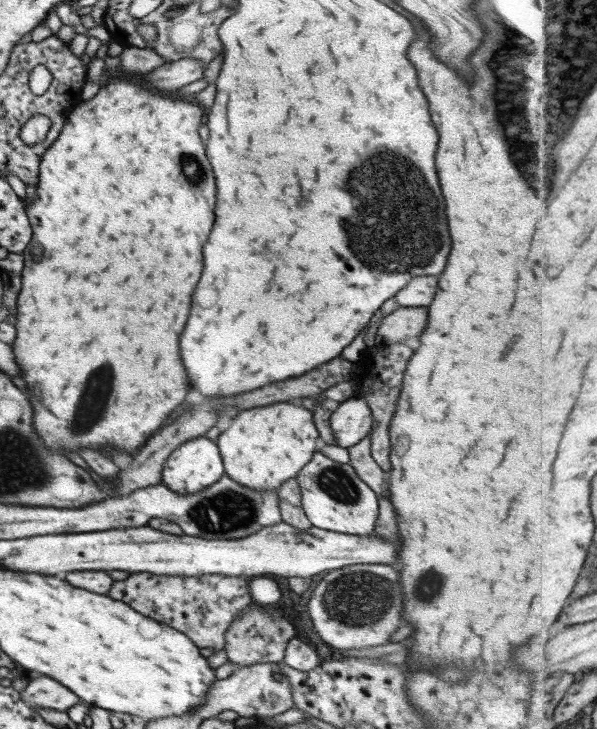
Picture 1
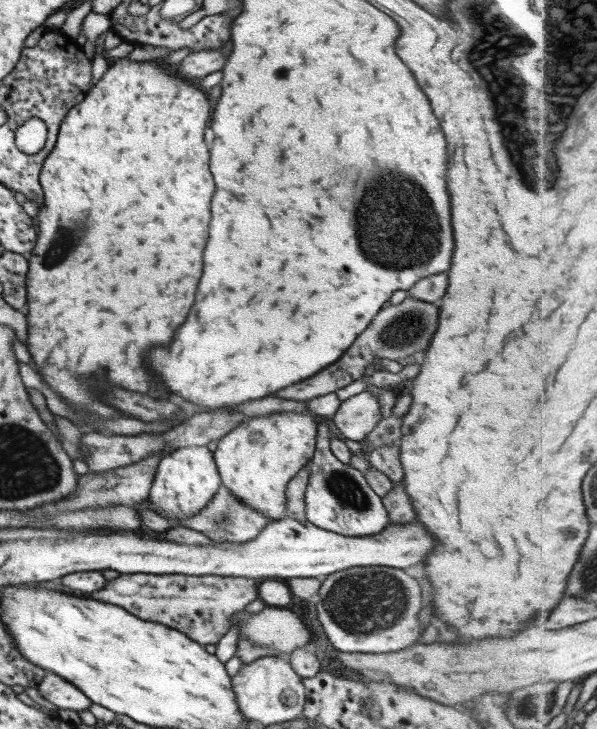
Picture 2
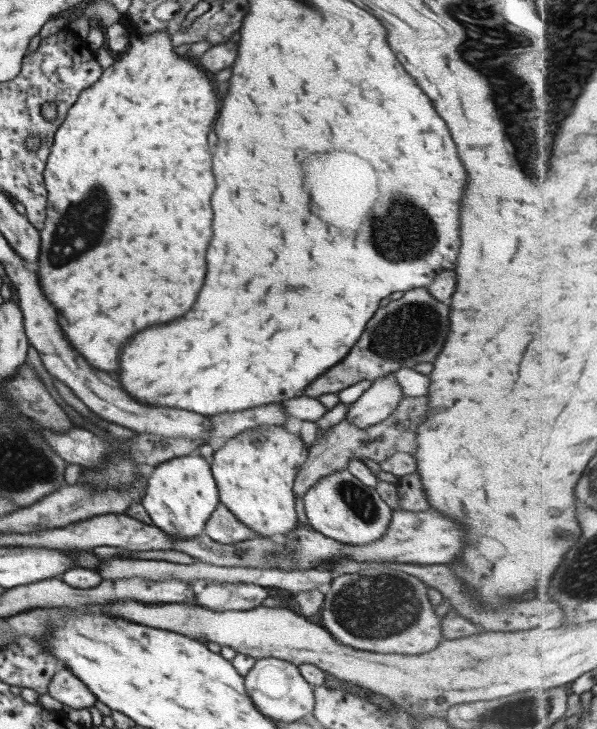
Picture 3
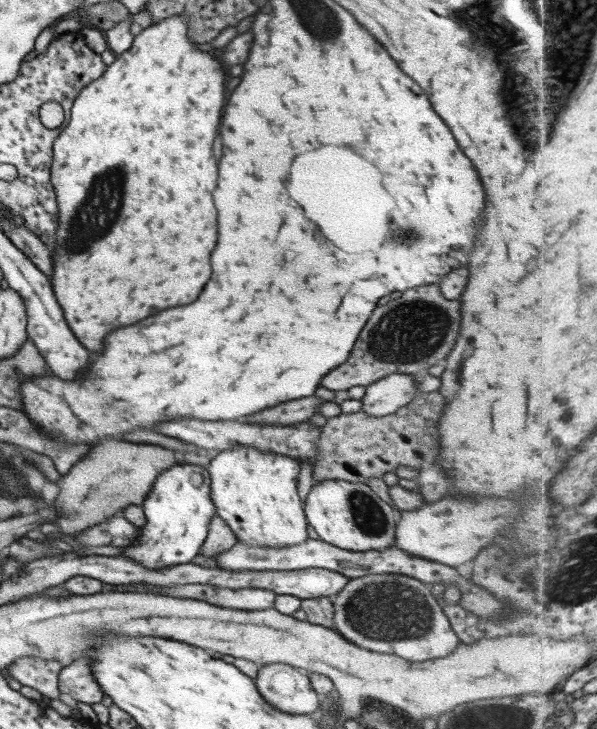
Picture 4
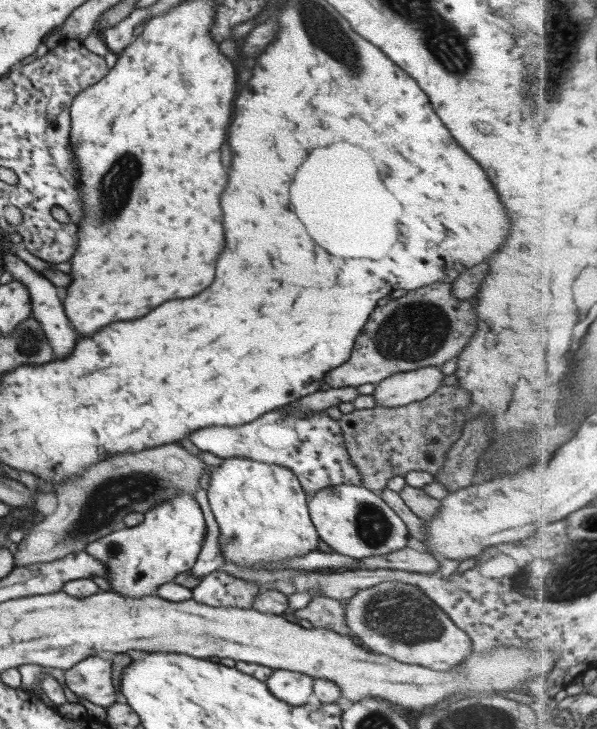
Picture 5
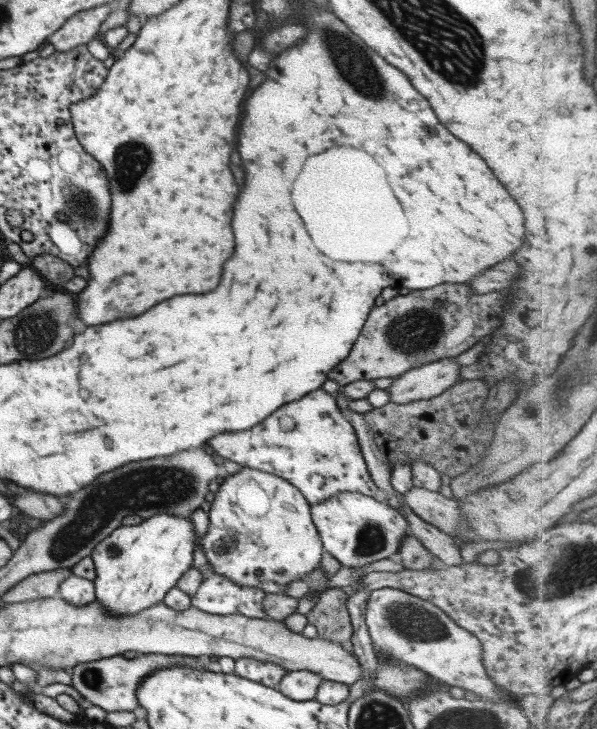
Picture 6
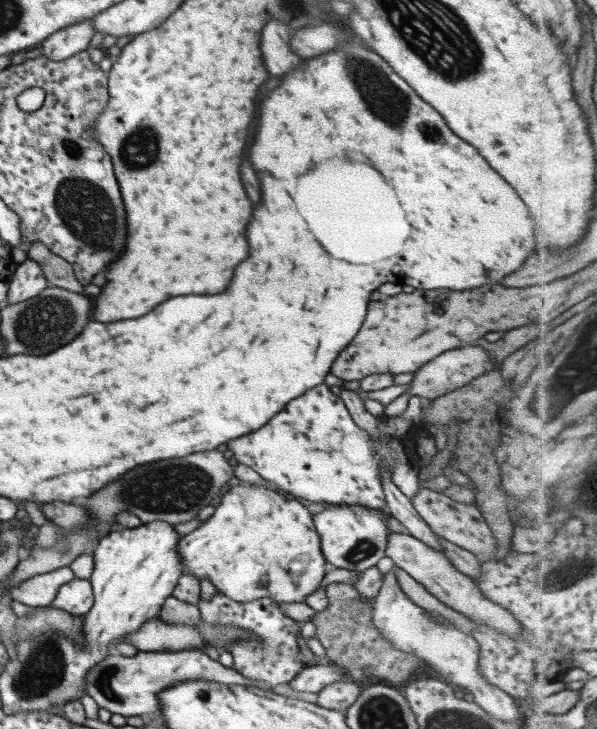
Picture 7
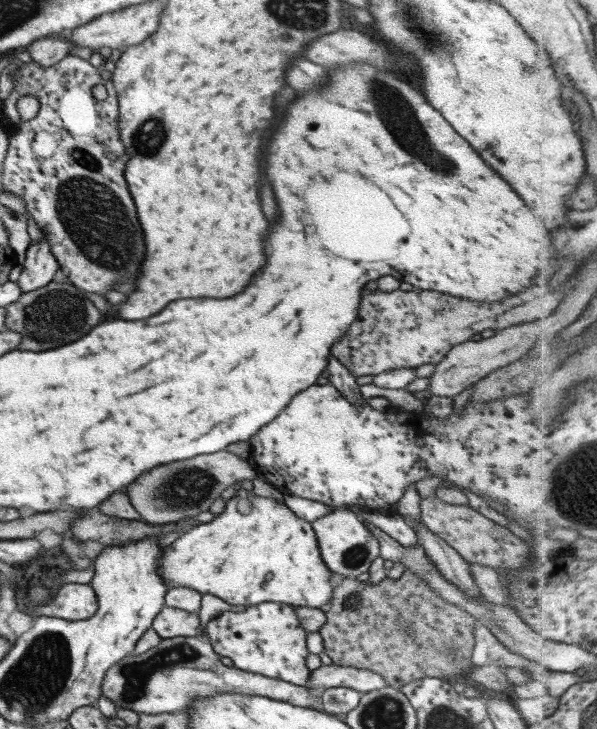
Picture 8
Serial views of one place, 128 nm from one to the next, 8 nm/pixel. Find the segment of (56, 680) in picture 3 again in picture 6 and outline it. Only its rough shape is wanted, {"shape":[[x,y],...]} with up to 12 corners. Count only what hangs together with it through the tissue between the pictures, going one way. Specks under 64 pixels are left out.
{"shape":[[122,655],[69,670],[88,705],[107,712],[139,706],[134,691],[181,655]]}

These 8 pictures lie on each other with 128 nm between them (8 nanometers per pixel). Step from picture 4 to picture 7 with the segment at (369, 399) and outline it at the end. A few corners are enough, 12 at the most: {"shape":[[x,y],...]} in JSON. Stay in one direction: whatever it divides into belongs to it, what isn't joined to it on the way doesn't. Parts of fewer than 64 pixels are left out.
{"shape":[[461,346],[419,368],[384,416],[403,413],[408,398],[442,396],[489,373],[481,346]]}

